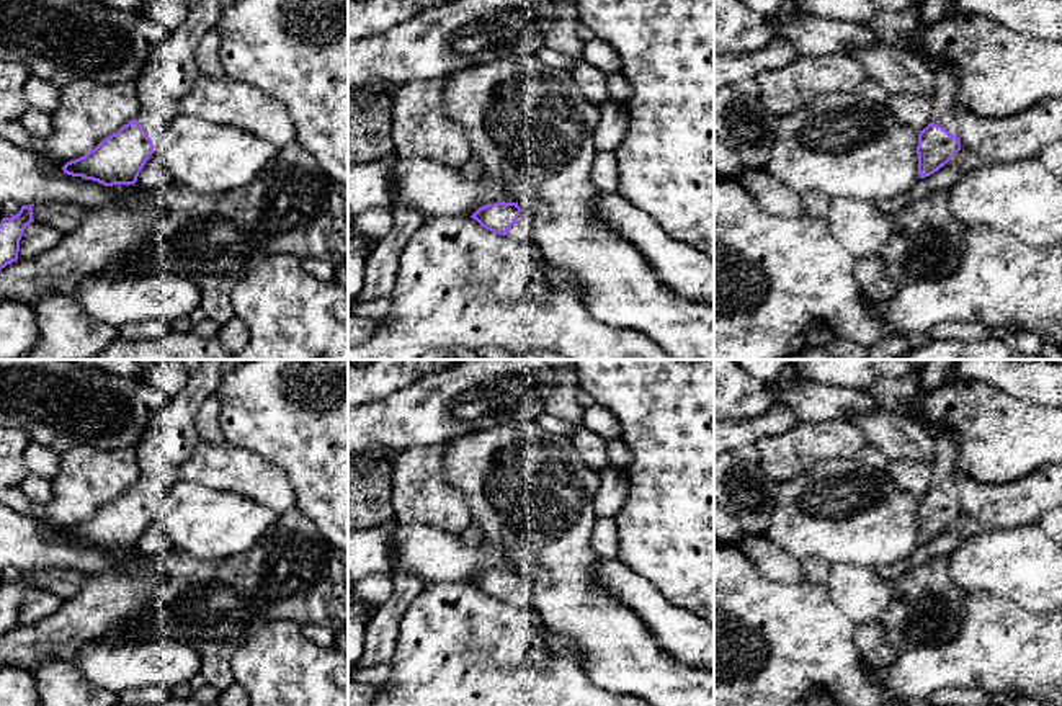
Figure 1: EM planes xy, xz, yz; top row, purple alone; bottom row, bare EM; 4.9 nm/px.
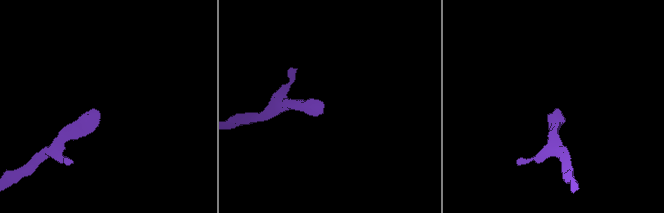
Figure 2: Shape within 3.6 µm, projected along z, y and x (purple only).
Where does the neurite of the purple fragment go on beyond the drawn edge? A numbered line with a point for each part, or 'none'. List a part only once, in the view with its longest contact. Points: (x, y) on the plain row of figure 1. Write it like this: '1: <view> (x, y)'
1: yz (945, 466)

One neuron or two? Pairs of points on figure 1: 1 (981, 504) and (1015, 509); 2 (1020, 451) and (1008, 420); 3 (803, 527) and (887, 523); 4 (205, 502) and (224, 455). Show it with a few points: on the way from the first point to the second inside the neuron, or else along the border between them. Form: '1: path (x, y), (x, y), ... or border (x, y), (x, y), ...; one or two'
1: path (989, 504), (1007, 505); one
2: path (1012, 443), (1008, 440), (1008, 428); one
3: path (824, 525), (866, 523); one
4: border (180, 479), (249, 497); two

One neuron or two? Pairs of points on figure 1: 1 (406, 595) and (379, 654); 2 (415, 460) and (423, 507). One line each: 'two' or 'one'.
1: one
2: one

